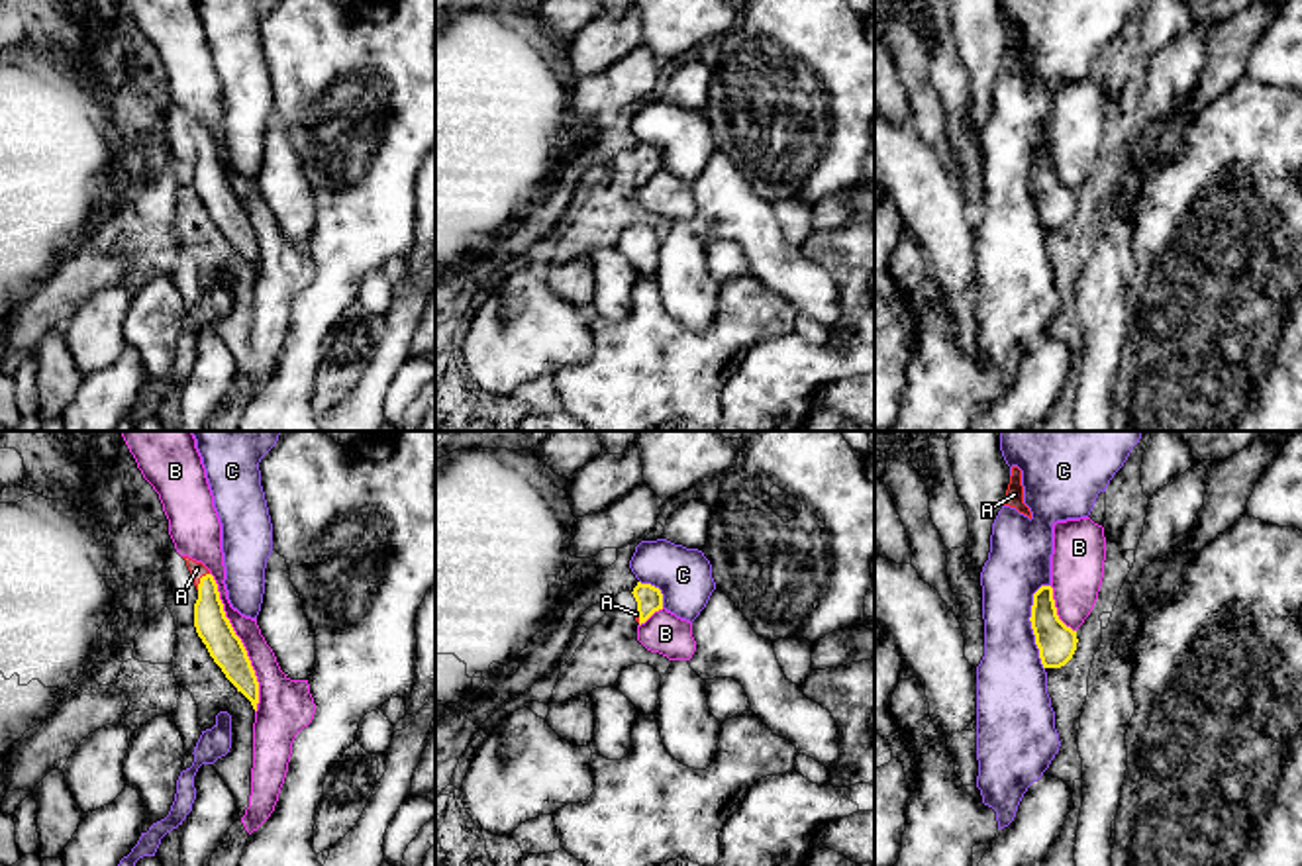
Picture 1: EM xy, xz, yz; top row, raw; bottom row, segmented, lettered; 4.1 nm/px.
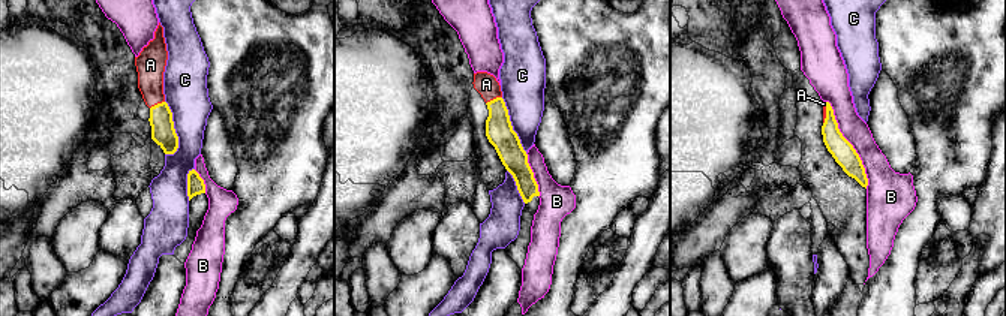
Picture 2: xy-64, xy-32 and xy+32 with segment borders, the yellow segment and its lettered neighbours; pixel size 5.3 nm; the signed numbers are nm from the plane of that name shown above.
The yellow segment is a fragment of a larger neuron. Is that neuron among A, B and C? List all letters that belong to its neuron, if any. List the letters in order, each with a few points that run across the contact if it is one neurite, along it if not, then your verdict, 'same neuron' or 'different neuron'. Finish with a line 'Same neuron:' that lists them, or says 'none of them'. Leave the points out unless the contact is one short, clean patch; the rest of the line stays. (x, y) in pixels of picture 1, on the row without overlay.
A: xy (212, 187), (208, 149), (200, 142), (197, 130) | same neuron
B: different neuron
C: different neuron
Same neuron: A

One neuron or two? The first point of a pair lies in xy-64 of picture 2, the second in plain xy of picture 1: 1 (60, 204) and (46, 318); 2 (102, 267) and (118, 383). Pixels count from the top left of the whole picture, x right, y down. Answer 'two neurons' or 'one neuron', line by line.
1: one neuron
2: one neuron

